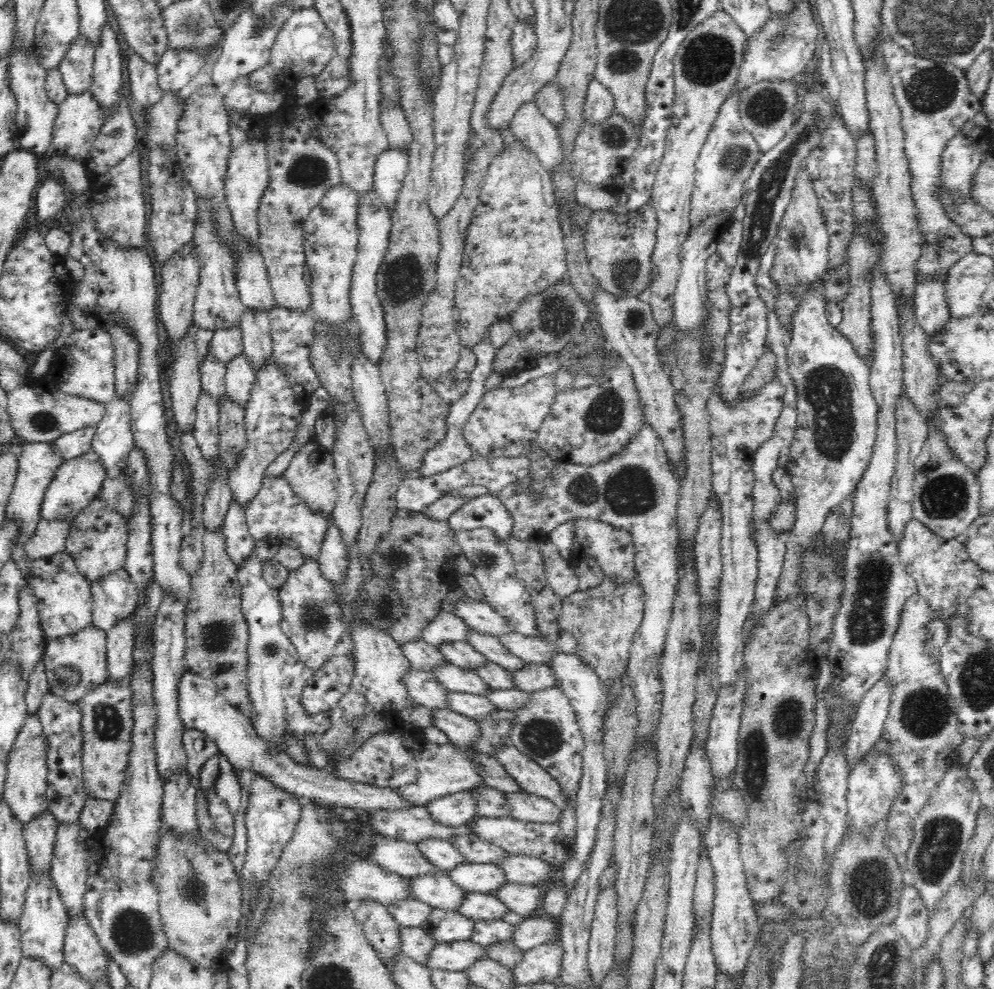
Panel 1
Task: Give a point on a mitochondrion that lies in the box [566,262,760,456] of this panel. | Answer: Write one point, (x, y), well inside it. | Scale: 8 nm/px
(604, 415)

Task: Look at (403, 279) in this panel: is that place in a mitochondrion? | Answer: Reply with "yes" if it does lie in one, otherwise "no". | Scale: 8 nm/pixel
yes

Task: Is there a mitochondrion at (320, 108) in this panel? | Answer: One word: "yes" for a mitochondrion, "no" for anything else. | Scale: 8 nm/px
no

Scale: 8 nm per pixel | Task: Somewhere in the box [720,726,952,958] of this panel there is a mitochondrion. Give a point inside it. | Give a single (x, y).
(872, 885)

